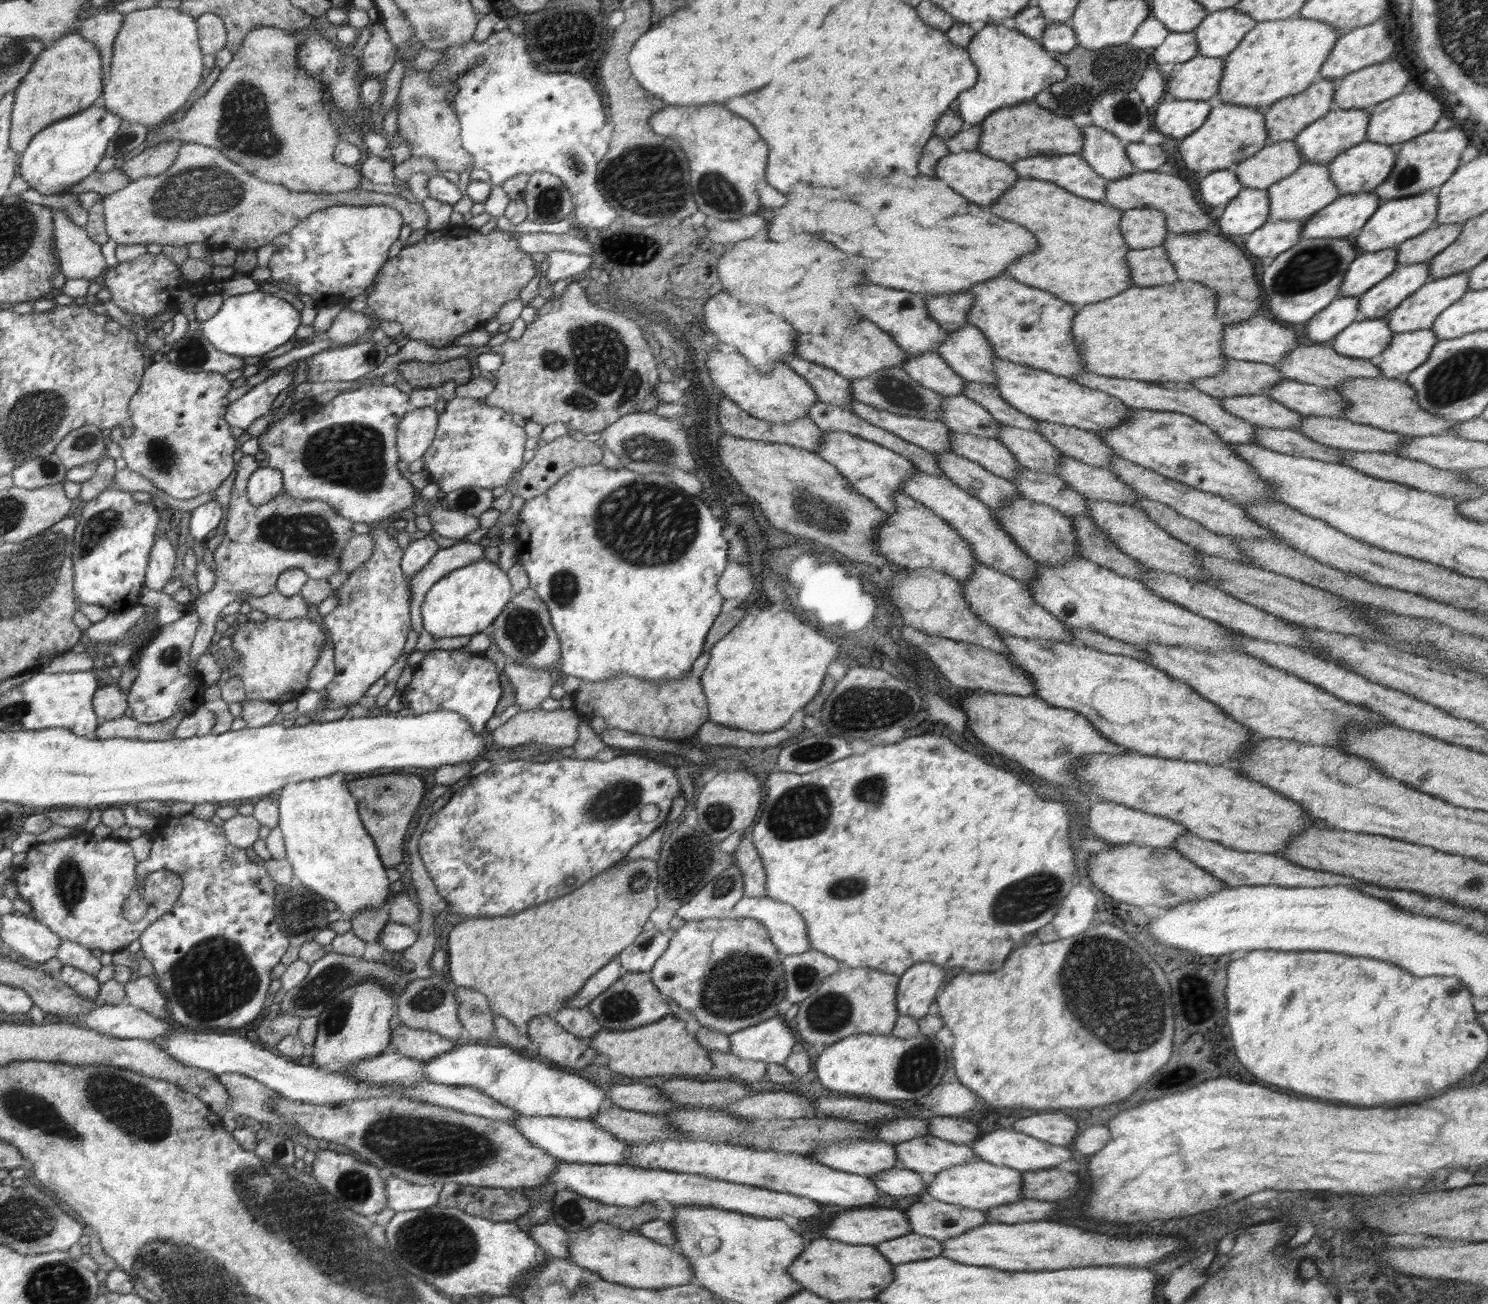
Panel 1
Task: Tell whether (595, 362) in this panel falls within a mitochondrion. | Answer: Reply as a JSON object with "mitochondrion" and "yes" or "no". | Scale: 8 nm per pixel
{"mitochondrion":"yes"}

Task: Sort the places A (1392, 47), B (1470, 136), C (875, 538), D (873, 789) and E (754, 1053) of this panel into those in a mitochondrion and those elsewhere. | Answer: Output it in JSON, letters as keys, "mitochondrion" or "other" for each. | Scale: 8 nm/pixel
{"A":"other","B":"other","C":"other","D":"mitochondrion","E":"other"}

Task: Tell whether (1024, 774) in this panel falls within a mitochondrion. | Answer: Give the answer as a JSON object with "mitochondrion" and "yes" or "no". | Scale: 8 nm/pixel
{"mitochondrion":"no"}

